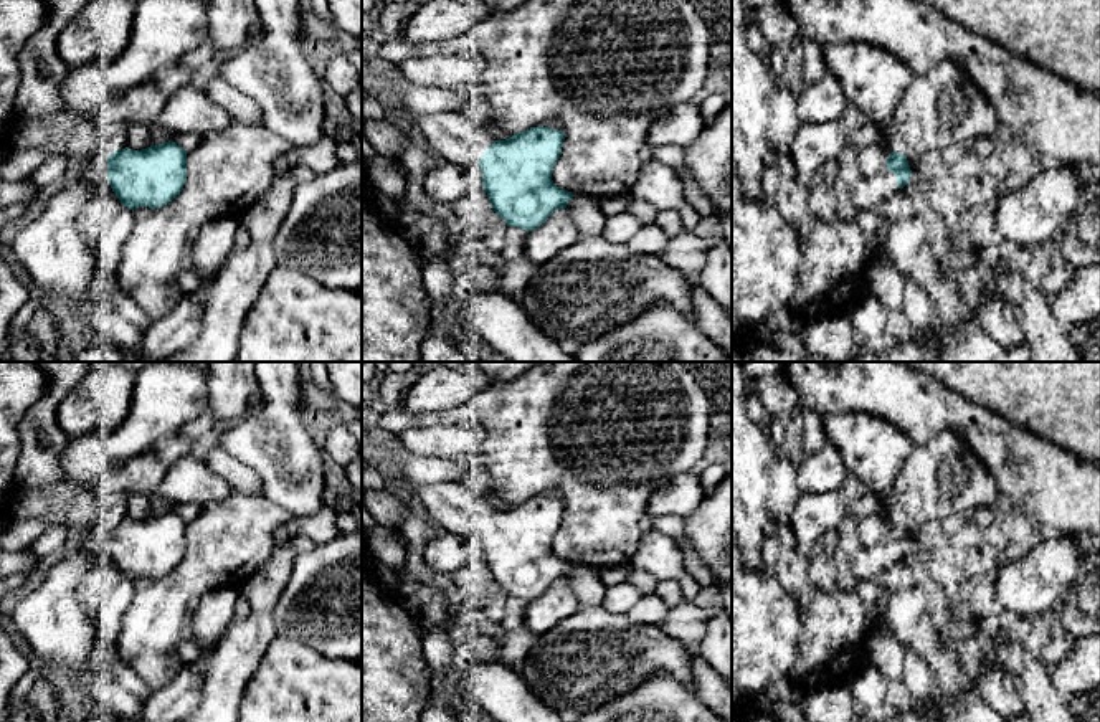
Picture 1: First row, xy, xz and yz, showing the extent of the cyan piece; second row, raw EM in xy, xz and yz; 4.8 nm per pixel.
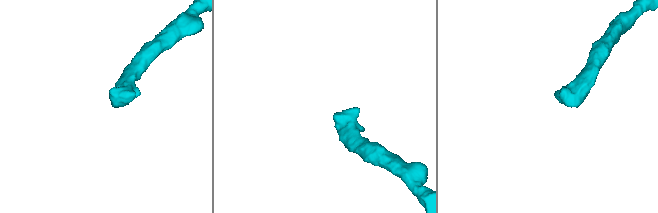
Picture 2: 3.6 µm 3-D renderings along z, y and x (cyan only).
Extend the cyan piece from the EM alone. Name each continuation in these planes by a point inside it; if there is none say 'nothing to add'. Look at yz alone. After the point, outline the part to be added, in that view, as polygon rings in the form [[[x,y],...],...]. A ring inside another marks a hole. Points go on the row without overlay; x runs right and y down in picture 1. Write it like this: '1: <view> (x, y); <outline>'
1: yz (869, 562); [[[882,539],[872,547],[861,547],[849,567],[849,578],[874,582],[880,573],[885,573],[898,560],[894,542]]]

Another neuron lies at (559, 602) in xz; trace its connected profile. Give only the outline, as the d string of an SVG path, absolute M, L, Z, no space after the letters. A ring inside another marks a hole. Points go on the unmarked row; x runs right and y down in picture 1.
M568 578L555 580L545 593L529 601L524 620L525 628L540 636L562 620L578 613L585 605L576 598Z

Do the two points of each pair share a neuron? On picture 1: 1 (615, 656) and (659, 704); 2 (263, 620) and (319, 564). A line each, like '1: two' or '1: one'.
1: two
2: two

